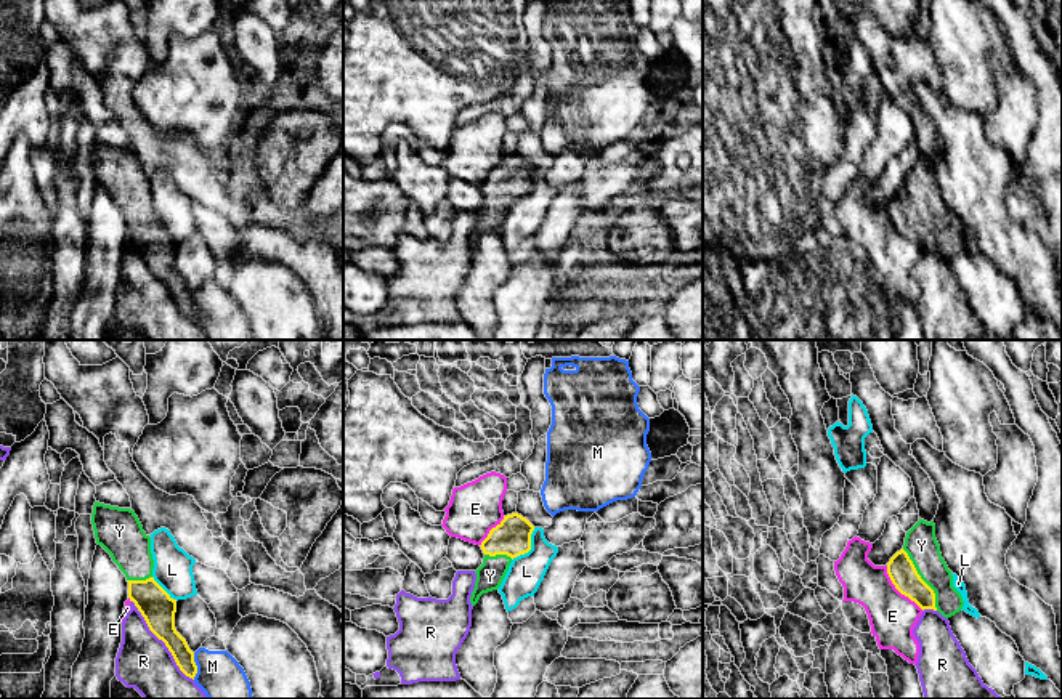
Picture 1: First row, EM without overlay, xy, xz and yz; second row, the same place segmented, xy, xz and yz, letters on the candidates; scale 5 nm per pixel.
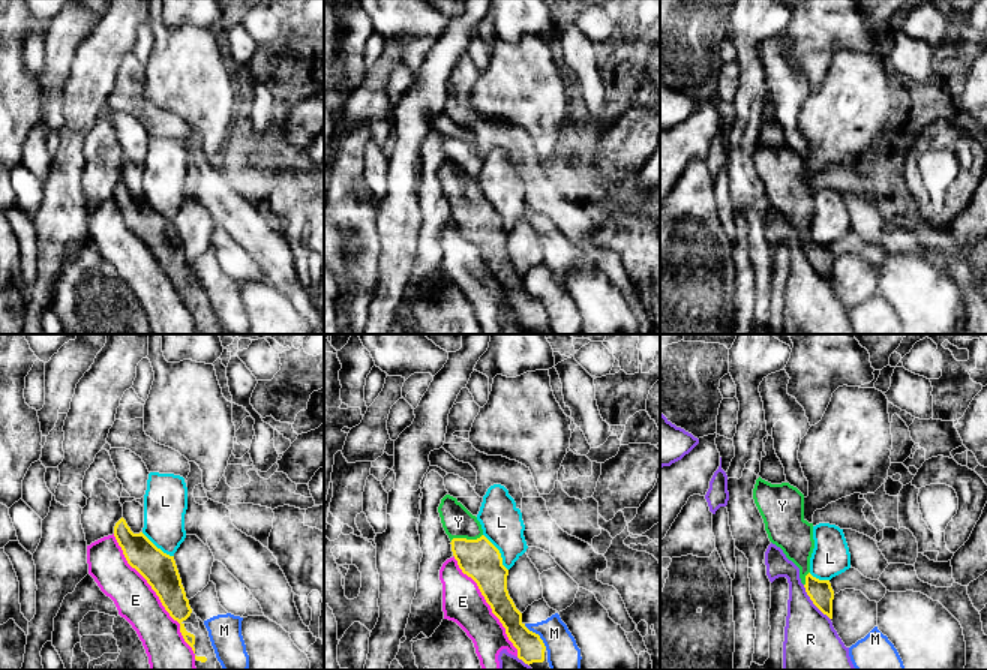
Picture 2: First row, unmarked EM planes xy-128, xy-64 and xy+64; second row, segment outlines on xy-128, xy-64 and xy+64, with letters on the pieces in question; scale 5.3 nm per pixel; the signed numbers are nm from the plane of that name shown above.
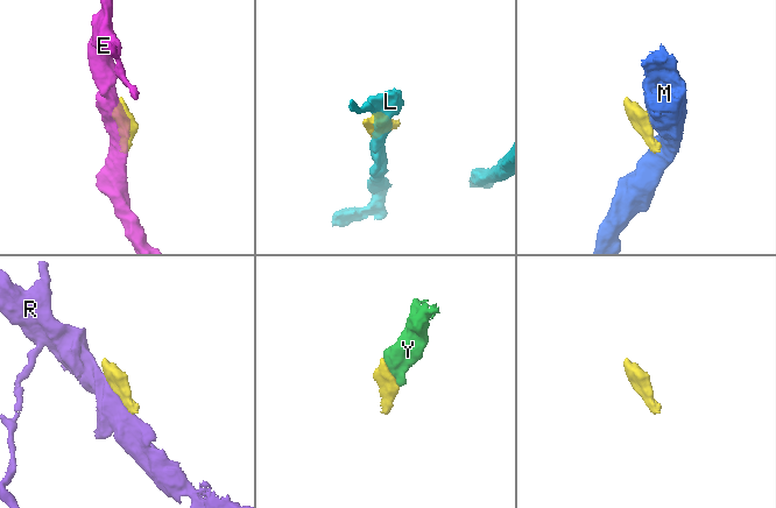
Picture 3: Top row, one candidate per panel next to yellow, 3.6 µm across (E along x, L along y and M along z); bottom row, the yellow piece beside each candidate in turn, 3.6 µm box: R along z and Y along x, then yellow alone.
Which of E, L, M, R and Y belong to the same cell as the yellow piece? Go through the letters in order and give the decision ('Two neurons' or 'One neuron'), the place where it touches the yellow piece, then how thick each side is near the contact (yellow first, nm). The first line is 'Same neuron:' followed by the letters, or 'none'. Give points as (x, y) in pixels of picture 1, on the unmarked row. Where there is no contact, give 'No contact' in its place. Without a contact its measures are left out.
Same neuron: Y
E: Two neurons. Touches yellow at yz (899, 231). Thickness 140 nm (yellow) against 240 nm
L: Two neurons. Touches yellow at xz (530, 188). Thickness 190 nm (yellow) against 180 nm
M: Two neurons. Touches yellow at xy (196, 307). Thickness 110 nm (yellow) against 220 nm
R: Two neurons. Touches yellow at xy (162, 281). Thickness 170 nm (yellow) against 280 nm
Y: One neuron. Touches yellow at yz (921, 220). Thickness 140 nm (yellow) against 160 nm

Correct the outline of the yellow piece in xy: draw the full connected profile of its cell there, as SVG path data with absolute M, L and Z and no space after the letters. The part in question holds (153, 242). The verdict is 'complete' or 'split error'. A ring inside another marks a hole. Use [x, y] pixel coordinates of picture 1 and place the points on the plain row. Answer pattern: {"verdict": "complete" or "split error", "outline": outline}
{"verdict": "split error", "outline": "M95 143L91 165L101 186L125 215L128 239L144 258L149 271L165 284L180 311L194 321L197 306L194 293L175 269L176 240L152 218L154 200L151 178L130 149Z"}

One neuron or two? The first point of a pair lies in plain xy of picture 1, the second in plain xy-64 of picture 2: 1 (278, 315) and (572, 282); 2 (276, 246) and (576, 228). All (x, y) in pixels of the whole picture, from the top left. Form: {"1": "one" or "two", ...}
{"1": "one", "2": "two"}

